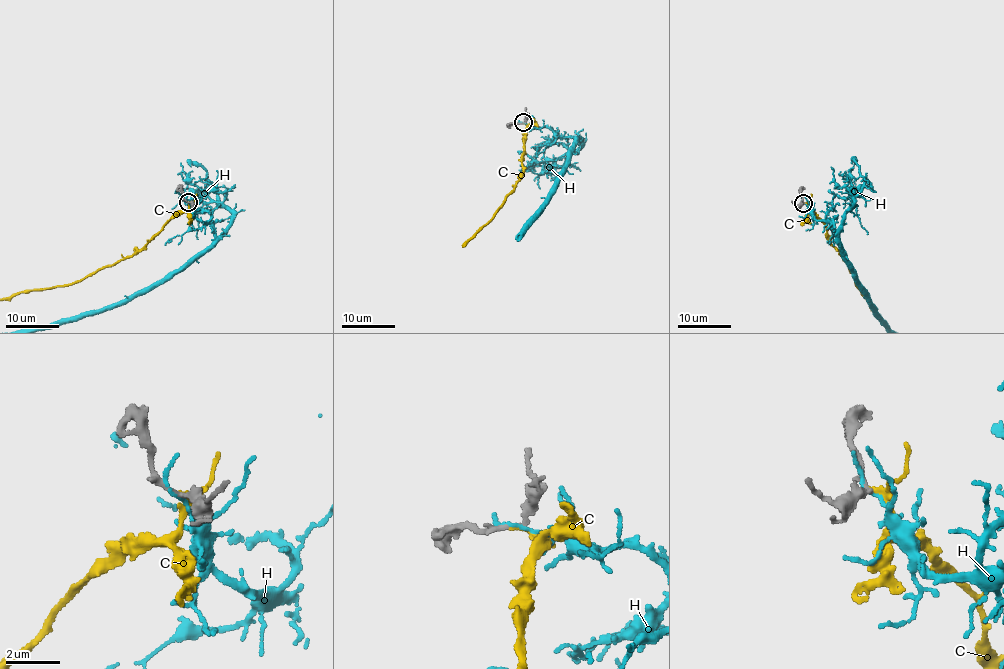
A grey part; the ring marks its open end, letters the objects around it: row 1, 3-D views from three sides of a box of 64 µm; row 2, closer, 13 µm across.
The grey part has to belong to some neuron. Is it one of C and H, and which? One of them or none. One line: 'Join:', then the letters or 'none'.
Join: C

